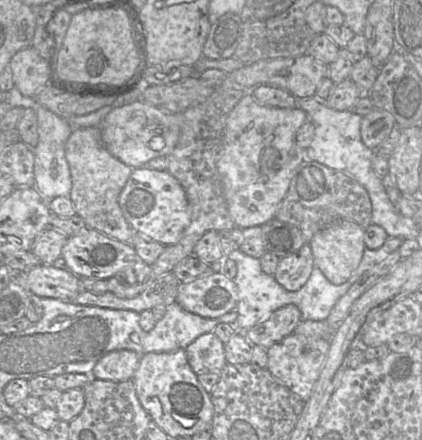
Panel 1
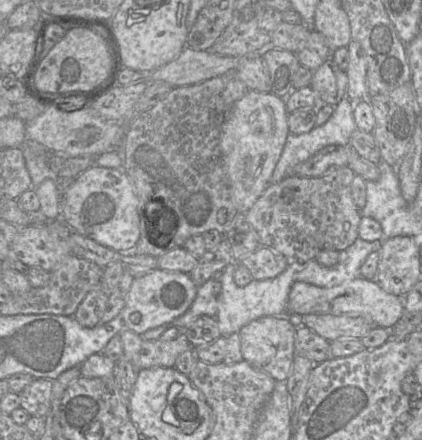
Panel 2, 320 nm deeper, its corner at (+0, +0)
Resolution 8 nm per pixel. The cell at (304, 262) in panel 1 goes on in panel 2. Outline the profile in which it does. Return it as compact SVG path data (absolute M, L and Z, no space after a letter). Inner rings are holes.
M260 246L253 253L235 262L244 265L256 280L274 278L289 265L284 255L266 246Z

